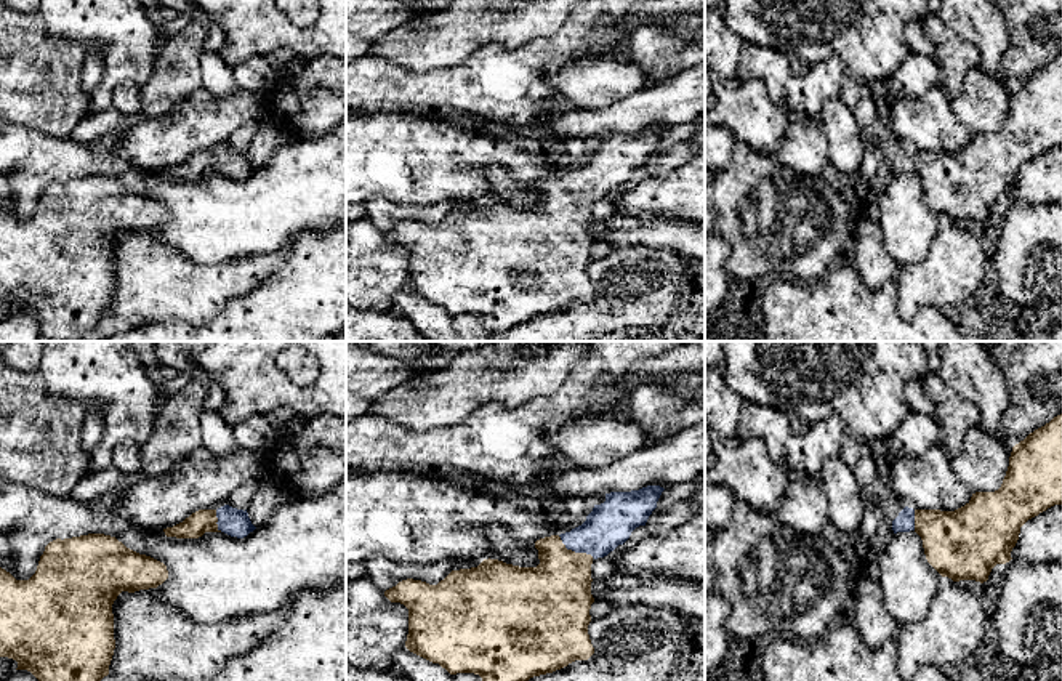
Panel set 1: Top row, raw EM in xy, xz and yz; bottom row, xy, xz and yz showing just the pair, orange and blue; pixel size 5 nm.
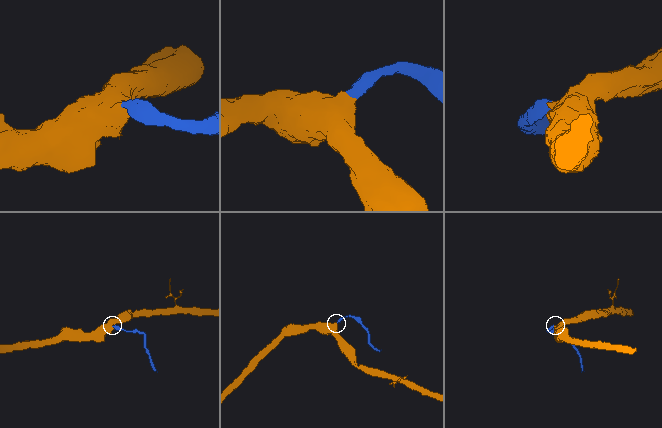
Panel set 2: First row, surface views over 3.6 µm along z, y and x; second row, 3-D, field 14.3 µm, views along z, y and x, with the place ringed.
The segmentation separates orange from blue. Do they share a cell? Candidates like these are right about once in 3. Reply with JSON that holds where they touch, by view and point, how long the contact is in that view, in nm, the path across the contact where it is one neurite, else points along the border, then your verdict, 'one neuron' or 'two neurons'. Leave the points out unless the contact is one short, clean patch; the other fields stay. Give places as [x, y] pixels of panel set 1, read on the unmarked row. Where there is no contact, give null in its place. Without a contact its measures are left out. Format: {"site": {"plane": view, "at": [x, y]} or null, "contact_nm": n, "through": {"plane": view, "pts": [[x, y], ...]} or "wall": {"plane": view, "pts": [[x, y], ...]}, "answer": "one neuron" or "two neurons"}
{"site": {"plane": "xz", "at": [574, 193]}, "contact_nm": 220, "through": {"plane": "xz", "pts": [[555, 237], [574, 193], [609, 165]]}, "answer": "one neuron"}

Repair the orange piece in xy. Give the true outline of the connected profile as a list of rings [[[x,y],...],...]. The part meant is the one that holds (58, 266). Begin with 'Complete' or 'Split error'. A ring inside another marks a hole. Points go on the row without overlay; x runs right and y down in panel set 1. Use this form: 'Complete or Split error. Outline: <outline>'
Complete. Outline: [[[115,178],[56,179],[45,187],[29,221],[16,221],[0,208],[0,298],[16,301],[16,311],[30,312],[40,324],[43,341],[82,341],[109,316],[117,237],[157,229],[167,220],[163,203],[127,189]]]

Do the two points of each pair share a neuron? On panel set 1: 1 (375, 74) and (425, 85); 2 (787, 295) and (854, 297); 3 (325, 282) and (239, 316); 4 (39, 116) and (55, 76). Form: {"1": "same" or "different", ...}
{"1": "same", "2": "same", "3": "same", "4": "same"}

